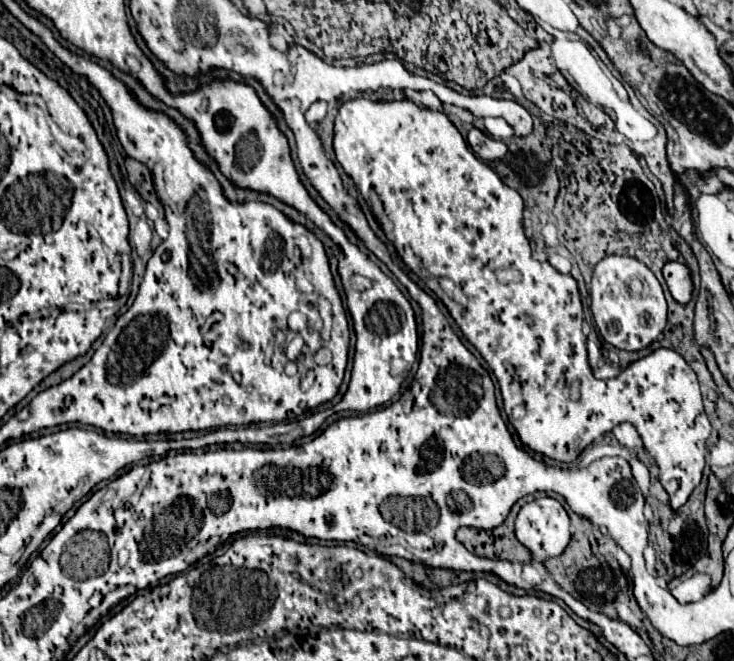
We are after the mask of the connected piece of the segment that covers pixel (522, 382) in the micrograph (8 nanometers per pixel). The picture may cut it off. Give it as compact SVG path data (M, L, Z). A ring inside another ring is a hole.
M349 100L339 108L335 118L333 148L339 164L353 178L364 200L368 201L368 187L379 194L387 210L385 214L395 226L393 244L397 254L441 298L467 340L481 352L497 376L505 412L521 442L533 452L545 454L553 460L573 462L595 438L611 432L621 422L631 422L641 434L647 452L659 466L659 482L669 492L671 508L681 508L693 488L701 482L707 452L705 442L711 434L697 374L691 366L675 350L659 348L629 364L625 378L613 378L613 390L607 388L605 380L593 376L587 358L587 336L581 330L583 304L577 282L573 276L555 270L549 262L533 258L529 238L525 236L521 196L505 186L501 178L473 154L445 112L419 108L411 100ZM497 268L503 268L503 274L515 274L515 278L521 280L501 284L495 278ZM441 276L451 278L455 286L463 290L469 300L465 306L459 306L443 292L435 280ZM517 408L521 408L521 414L513 414Z

